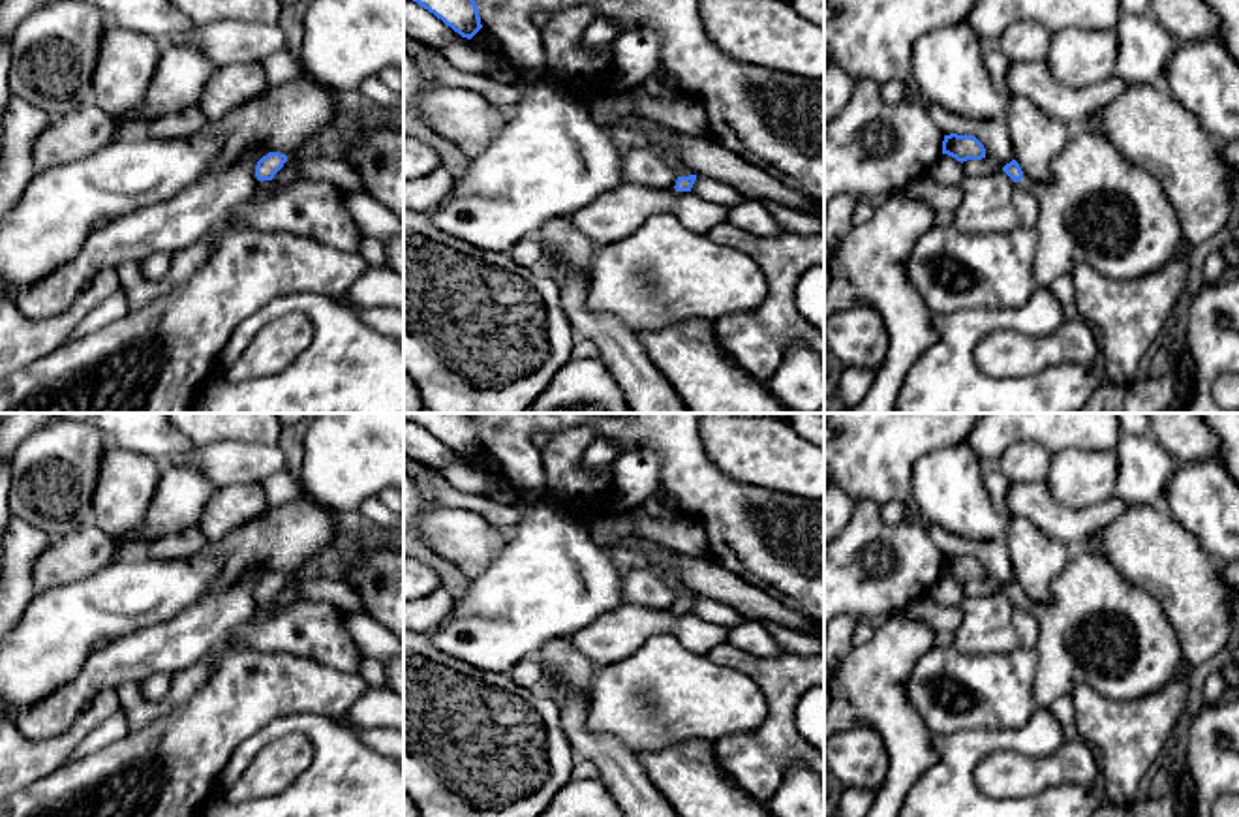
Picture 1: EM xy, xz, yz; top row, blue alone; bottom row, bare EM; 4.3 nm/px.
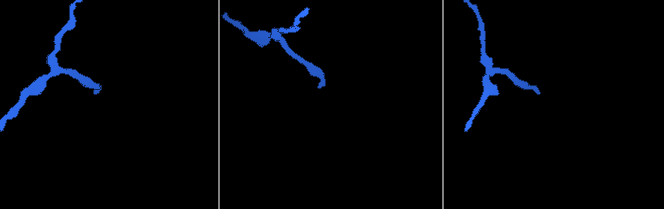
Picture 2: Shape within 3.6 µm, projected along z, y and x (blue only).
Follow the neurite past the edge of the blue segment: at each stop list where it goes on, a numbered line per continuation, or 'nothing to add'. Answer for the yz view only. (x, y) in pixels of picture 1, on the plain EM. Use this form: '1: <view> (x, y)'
1: yz (1097, 630)

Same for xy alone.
nothing to add

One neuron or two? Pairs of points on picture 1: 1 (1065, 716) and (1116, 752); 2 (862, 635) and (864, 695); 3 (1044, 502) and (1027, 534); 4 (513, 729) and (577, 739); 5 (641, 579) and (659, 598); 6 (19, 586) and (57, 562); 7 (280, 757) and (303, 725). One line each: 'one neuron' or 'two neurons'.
1: two neurons
2: two neurons
3: two neurons
4: two neurons
5: one neuron
6: two neurons
7: two neurons

